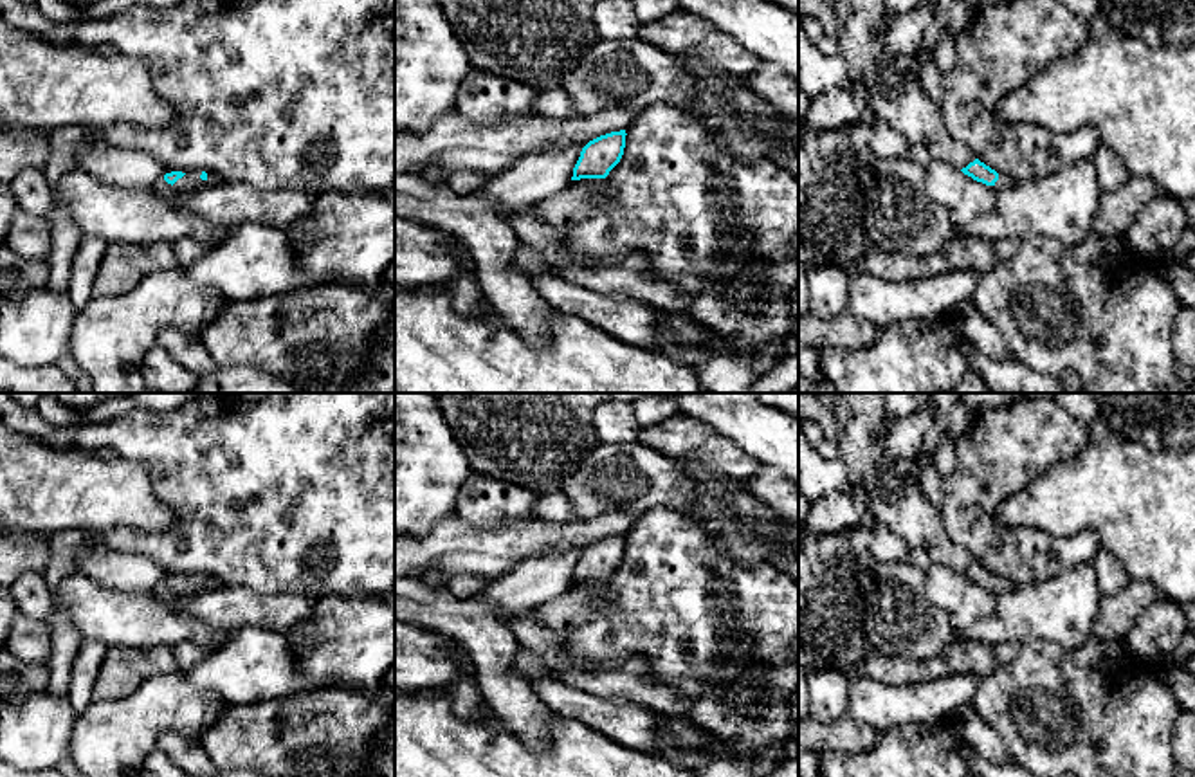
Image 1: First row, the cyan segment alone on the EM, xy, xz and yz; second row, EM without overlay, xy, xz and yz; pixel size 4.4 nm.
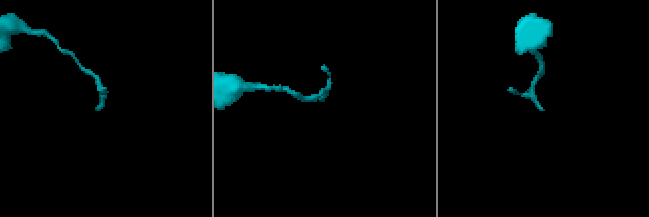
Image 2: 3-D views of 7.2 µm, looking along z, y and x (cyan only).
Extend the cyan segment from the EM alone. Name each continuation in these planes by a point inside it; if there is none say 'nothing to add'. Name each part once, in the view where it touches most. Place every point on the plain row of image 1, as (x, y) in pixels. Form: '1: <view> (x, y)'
1: xy (191, 585)

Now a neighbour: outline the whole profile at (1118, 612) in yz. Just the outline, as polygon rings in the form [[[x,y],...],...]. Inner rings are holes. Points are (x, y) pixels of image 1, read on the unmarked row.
[[[1130,580],[1119,593],[1107,595],[1092,620],[1092,636],[1103,642],[1125,642],[1137,617],[1159,599],[1154,586]]]

